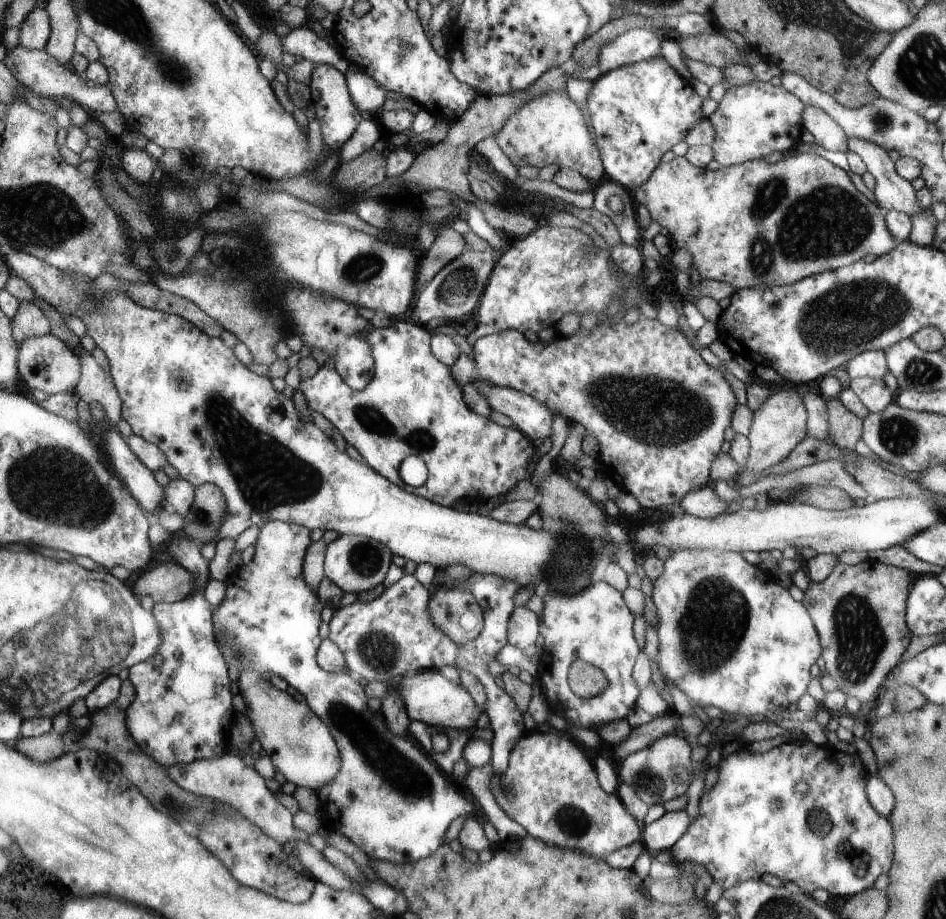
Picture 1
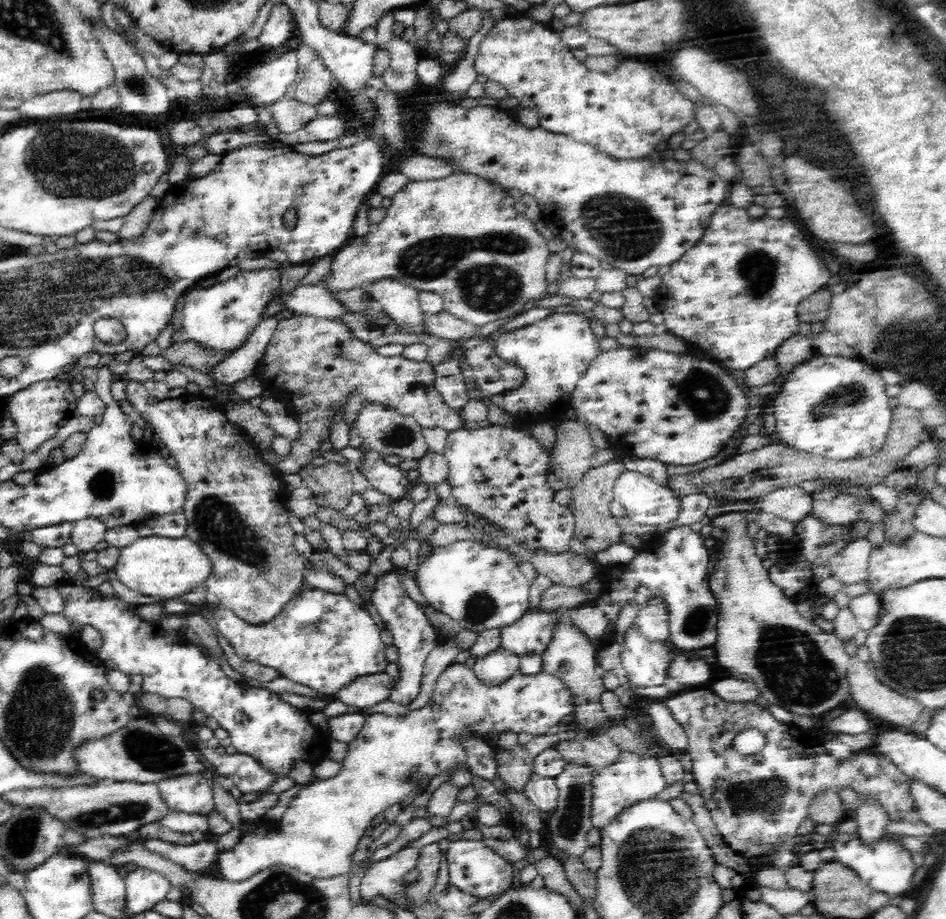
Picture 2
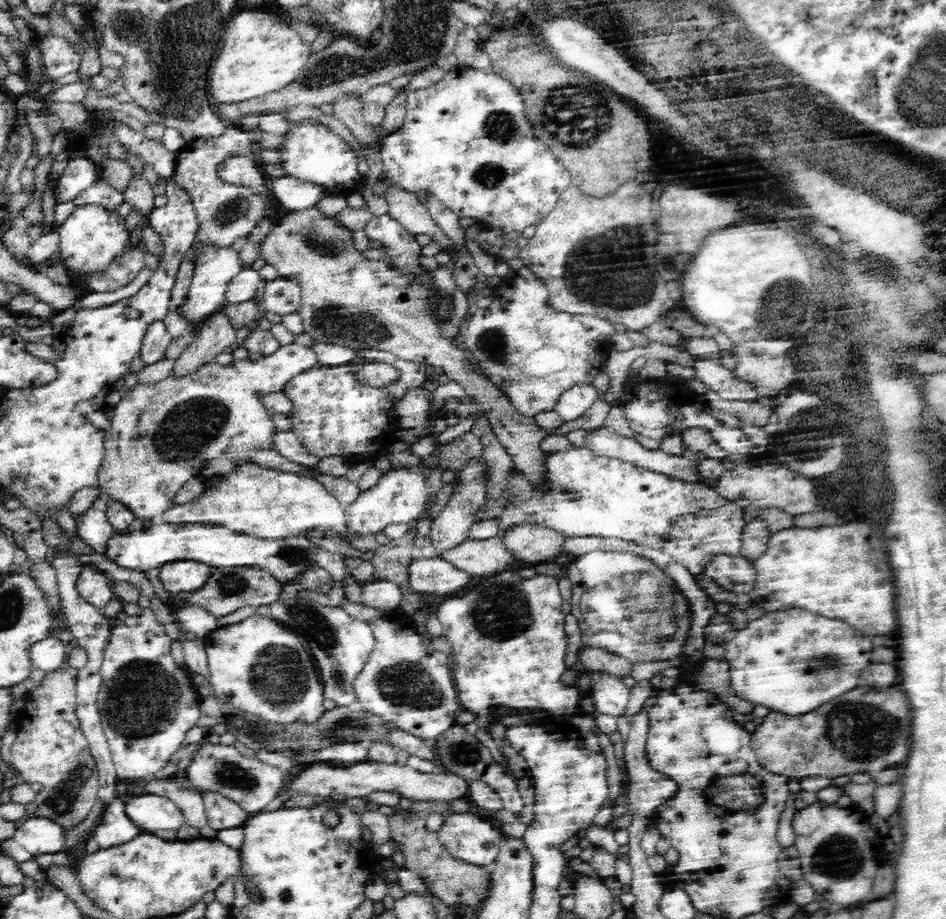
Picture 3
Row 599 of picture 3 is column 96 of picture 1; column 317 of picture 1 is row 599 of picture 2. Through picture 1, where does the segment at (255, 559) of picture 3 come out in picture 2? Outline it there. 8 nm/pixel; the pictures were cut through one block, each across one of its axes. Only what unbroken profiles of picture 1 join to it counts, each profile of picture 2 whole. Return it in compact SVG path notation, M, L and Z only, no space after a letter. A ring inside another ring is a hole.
M462 540L432 548L432 554L418 564L416 582L433 608L448 614L464 629L478 633L491 628L503 629L528 610L530 584L518 559L490 543Z

